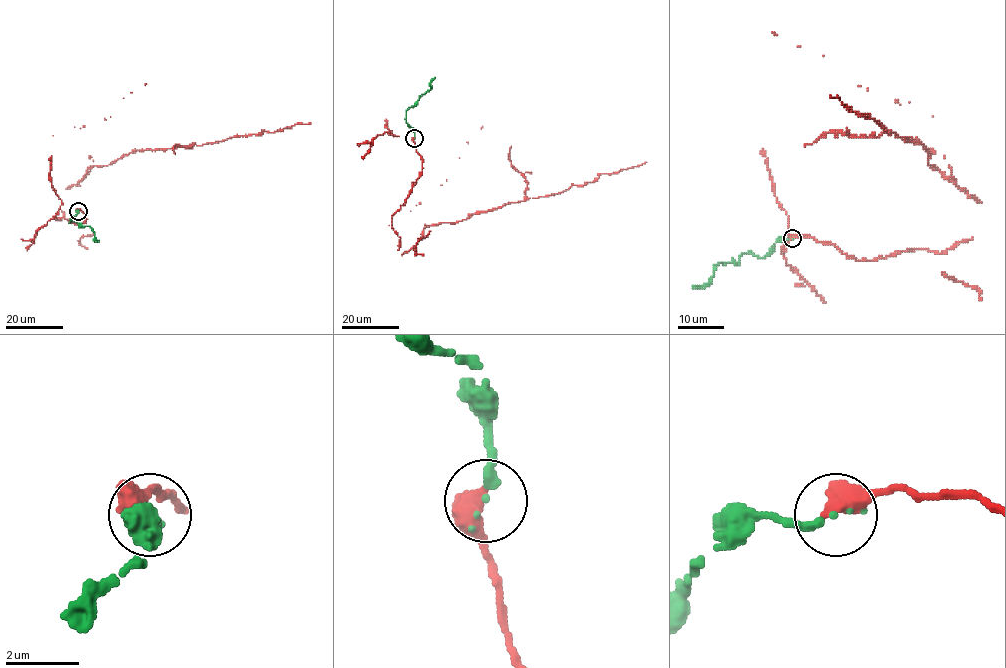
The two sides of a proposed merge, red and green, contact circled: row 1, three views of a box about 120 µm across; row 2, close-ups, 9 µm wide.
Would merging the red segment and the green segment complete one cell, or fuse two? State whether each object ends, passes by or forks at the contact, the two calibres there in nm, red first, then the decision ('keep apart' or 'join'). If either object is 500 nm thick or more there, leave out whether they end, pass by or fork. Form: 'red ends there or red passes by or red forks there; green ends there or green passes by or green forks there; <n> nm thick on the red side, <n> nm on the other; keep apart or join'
550 nm thick on the red side, 240 nm on the other; join

